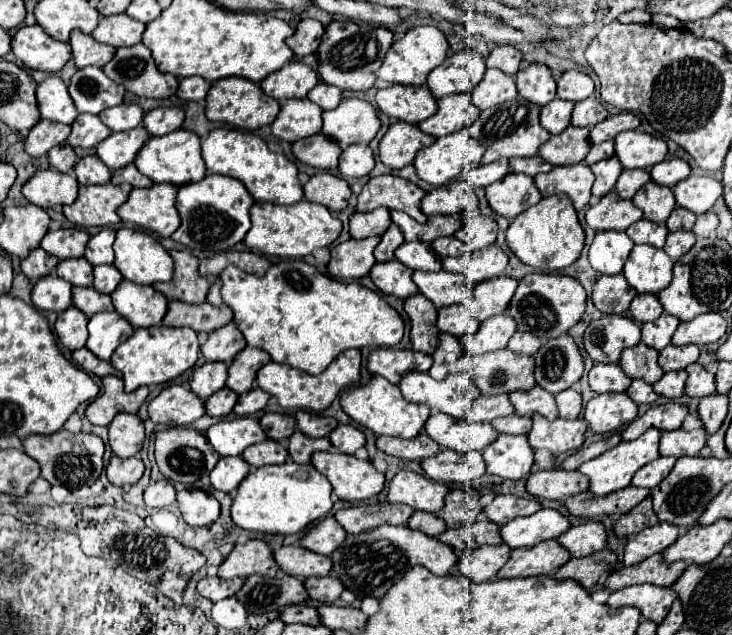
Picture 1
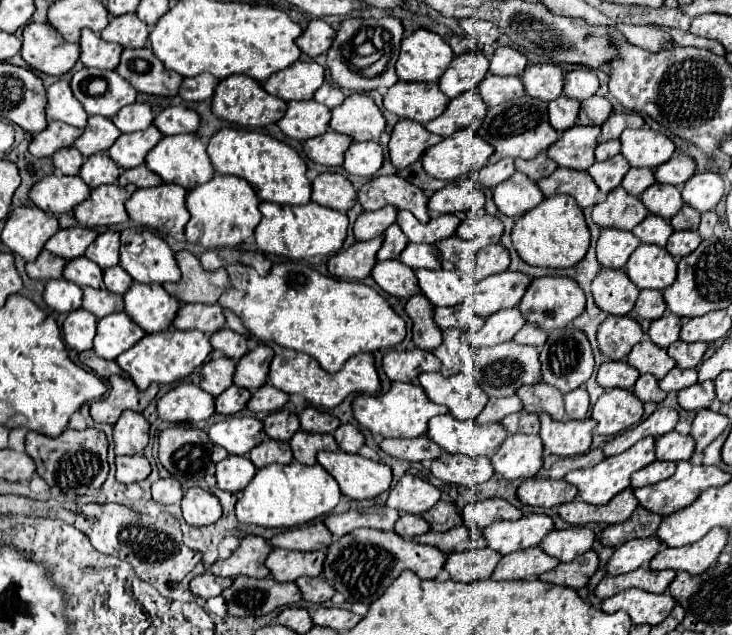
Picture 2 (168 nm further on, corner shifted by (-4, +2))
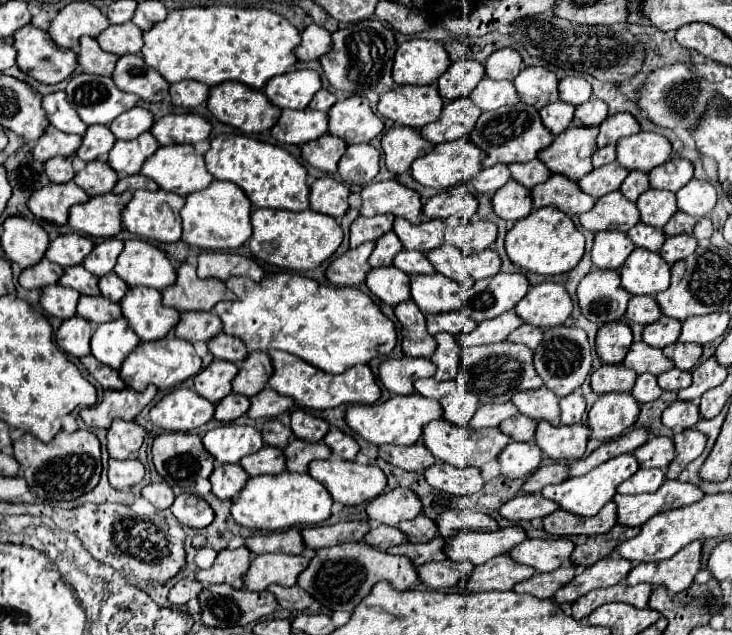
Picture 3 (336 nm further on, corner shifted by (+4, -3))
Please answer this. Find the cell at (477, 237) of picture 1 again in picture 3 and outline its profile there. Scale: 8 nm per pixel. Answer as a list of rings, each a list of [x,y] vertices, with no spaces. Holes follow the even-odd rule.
[[[470,221],[468,225],[452,229],[450,239],[462,255],[470,255],[488,249],[496,241],[496,225],[492,221]]]

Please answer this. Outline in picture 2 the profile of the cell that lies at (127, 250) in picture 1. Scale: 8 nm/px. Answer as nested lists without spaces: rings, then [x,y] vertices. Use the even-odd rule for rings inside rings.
[[[125,229],[120,233],[120,266],[136,282],[178,282],[180,270],[170,246],[152,230]]]

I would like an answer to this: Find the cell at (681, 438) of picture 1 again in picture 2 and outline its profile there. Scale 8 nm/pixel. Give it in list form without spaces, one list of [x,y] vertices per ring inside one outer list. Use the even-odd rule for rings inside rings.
[[[676,430],[660,436],[656,440],[656,458],[658,460],[688,460],[694,452],[694,438],[692,436],[684,436]]]

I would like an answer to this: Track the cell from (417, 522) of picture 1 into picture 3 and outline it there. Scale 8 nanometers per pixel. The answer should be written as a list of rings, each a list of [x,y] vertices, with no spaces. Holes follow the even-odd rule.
[[[378,525],[374,529],[368,531],[368,535],[364,537],[364,543],[386,551],[392,545],[400,545],[406,539],[402,537],[402,531],[396,531],[396,527],[388,527],[388,525]]]

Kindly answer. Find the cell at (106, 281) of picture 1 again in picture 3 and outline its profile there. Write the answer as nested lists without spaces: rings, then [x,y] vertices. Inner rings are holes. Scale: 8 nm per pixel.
[[[108,273],[108,275],[100,277],[100,291],[102,291],[102,295],[104,295],[106,299],[118,303],[118,301],[126,295],[128,285],[126,285],[116,273]]]

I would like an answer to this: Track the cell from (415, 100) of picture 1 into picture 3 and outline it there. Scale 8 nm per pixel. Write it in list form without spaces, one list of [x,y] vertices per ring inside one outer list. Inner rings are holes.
[[[436,83],[422,87],[400,85],[380,95],[378,113],[386,119],[392,119],[396,125],[422,129],[440,117],[442,105],[444,101]]]

